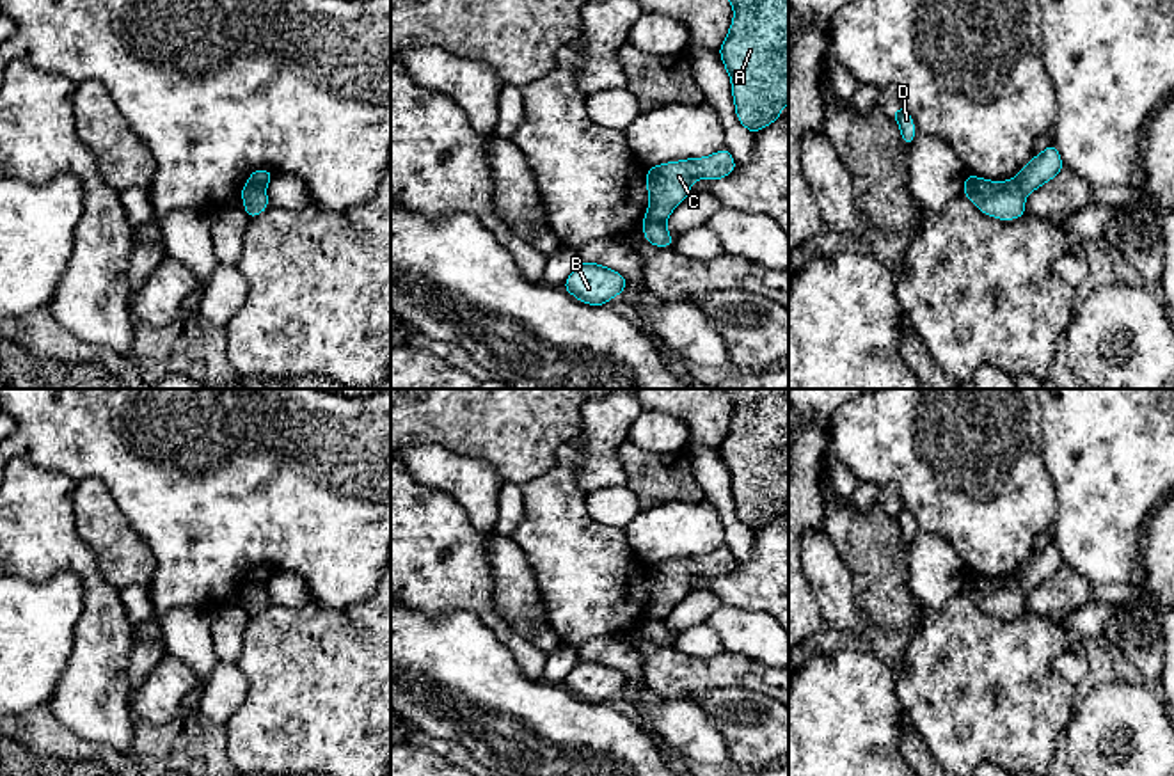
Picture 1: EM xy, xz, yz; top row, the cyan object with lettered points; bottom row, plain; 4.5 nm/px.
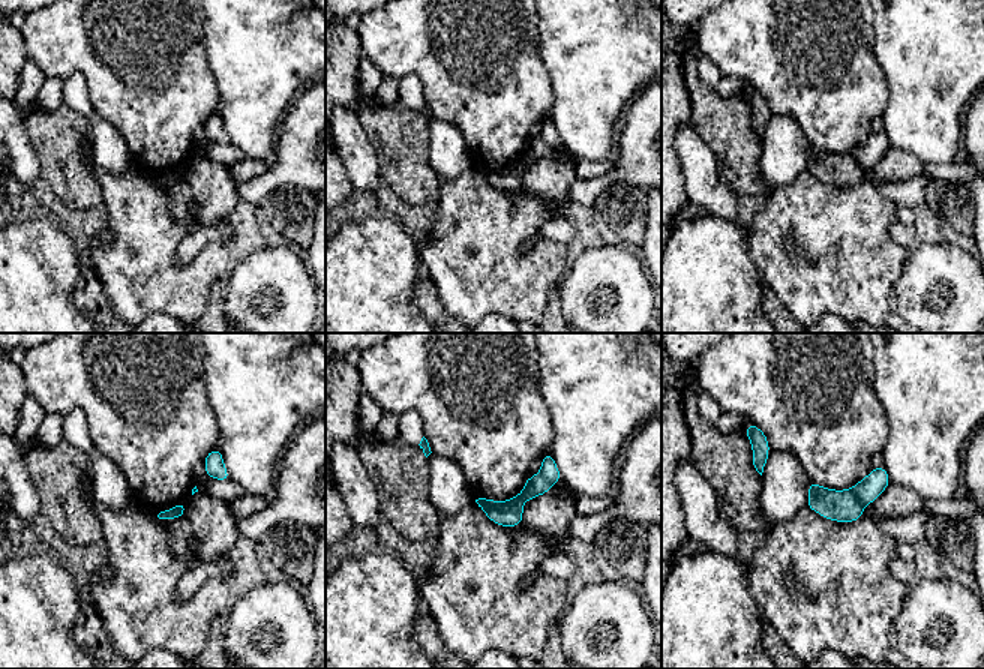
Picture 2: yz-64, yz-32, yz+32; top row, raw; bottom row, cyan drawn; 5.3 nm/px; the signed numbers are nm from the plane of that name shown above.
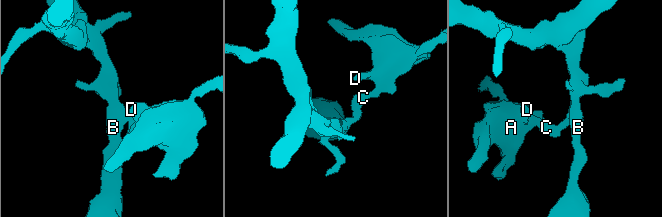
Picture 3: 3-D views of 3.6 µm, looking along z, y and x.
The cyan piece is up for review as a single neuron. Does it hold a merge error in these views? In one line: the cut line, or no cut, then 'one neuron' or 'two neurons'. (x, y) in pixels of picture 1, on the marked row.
cut xz (663, 221), (652, 221), (643, 226); two neurons

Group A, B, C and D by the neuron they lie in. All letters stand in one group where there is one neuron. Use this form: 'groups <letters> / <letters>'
groups A C D / B

